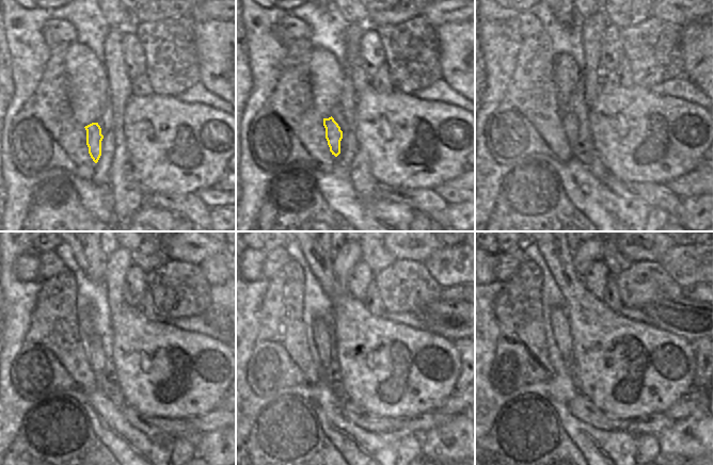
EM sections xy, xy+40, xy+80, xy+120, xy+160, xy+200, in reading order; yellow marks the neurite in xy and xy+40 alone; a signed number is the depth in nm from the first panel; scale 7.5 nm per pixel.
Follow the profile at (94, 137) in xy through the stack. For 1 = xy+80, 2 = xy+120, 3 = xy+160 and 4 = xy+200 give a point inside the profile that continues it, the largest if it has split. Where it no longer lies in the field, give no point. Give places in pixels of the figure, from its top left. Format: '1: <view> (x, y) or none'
1: xy+80 (571, 129)
2: xy+120 (91, 358)
3: xy+160 (320, 327)
4: xy+200 (558, 318)

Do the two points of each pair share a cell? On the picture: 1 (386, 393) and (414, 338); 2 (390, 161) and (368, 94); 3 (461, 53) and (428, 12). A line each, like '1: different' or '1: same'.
1: same
2: same
3: same

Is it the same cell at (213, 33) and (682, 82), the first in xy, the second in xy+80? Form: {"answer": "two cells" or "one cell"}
{"answer": "two cells"}

